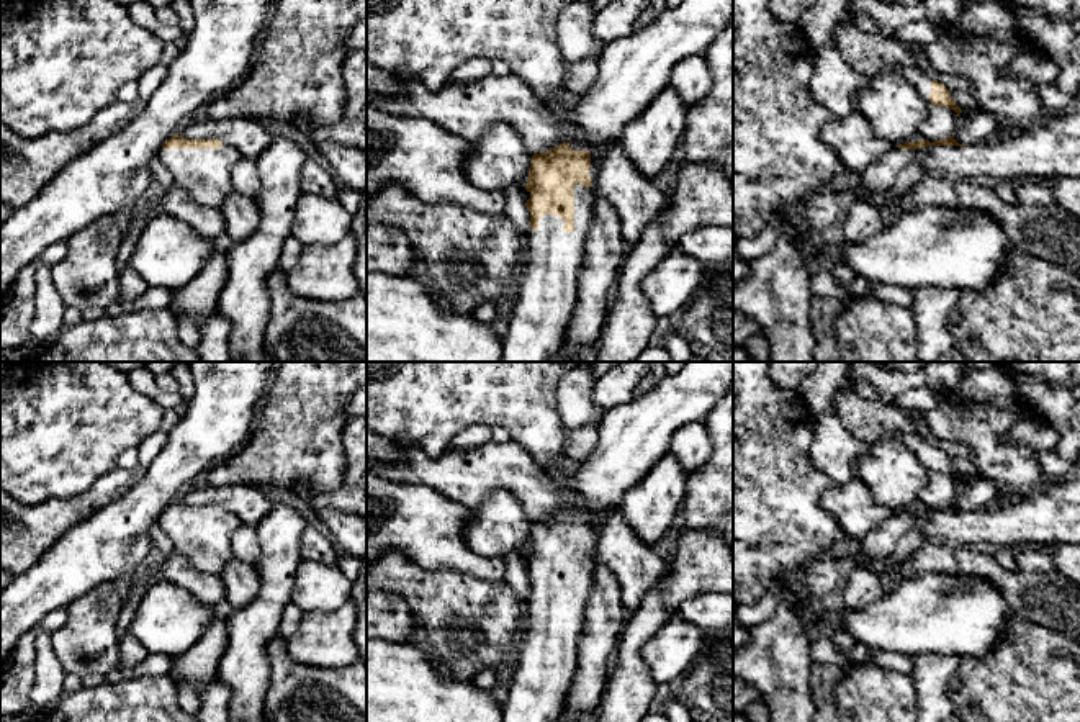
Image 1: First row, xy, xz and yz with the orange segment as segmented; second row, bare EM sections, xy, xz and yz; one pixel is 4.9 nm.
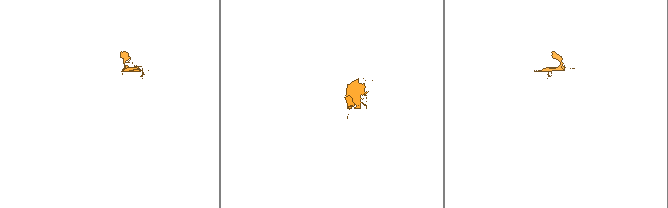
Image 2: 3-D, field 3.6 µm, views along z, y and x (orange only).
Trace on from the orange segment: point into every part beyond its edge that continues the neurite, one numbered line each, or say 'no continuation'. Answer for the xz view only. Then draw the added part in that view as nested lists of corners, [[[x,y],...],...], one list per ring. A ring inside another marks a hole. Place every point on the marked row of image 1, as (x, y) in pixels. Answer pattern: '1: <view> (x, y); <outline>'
1: xz (547, 293); [[[574,185],[574,231],[563,231],[563,219],[545,214],[538,231],[524,241],[525,264],[509,309],[509,327],[502,337],[501,362],[551,362],[561,349],[578,303],[578,283],[586,257],[586,237],[592,226],[592,188]]]

